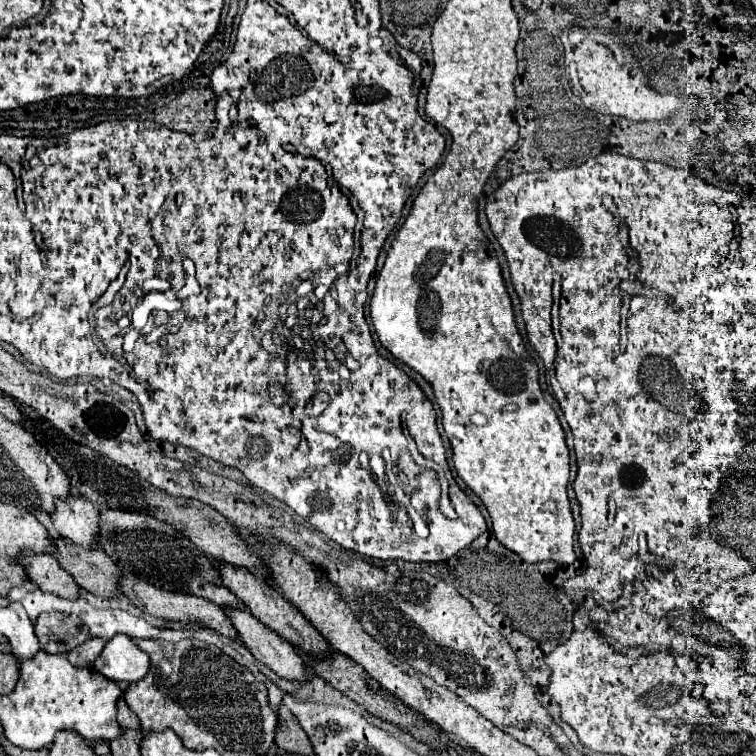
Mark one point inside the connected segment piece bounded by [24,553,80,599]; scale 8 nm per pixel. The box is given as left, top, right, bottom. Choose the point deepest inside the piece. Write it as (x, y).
(43, 569)

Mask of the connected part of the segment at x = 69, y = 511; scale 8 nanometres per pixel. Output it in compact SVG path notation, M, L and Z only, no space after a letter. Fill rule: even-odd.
M70 497L68 501L56 501L56 513L52 515L54 529L62 539L70 539L76 545L98 545L98 509L86 501L86 497Z

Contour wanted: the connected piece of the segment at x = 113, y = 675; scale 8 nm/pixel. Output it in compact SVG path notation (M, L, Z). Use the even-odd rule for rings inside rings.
M116 633L94 661L94 671L116 683L140 681L148 669L150 657L124 633Z

